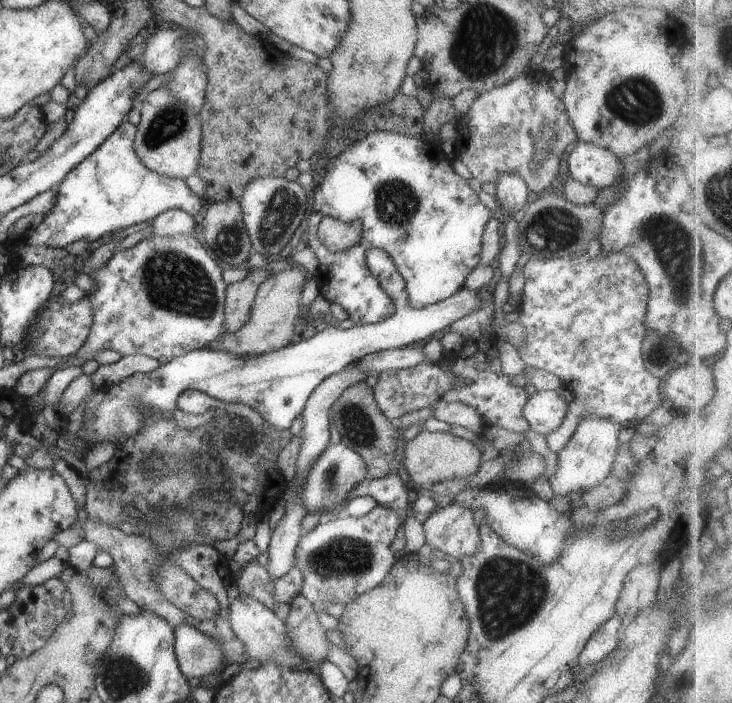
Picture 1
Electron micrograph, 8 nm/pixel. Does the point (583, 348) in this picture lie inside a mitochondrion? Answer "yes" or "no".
yes

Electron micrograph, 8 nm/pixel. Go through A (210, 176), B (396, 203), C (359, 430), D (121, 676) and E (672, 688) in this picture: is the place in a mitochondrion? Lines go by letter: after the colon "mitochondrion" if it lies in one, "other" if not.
A: other
B: mitochondrion
C: mitochondrion
D: mitochondrion
E: mitochondrion

